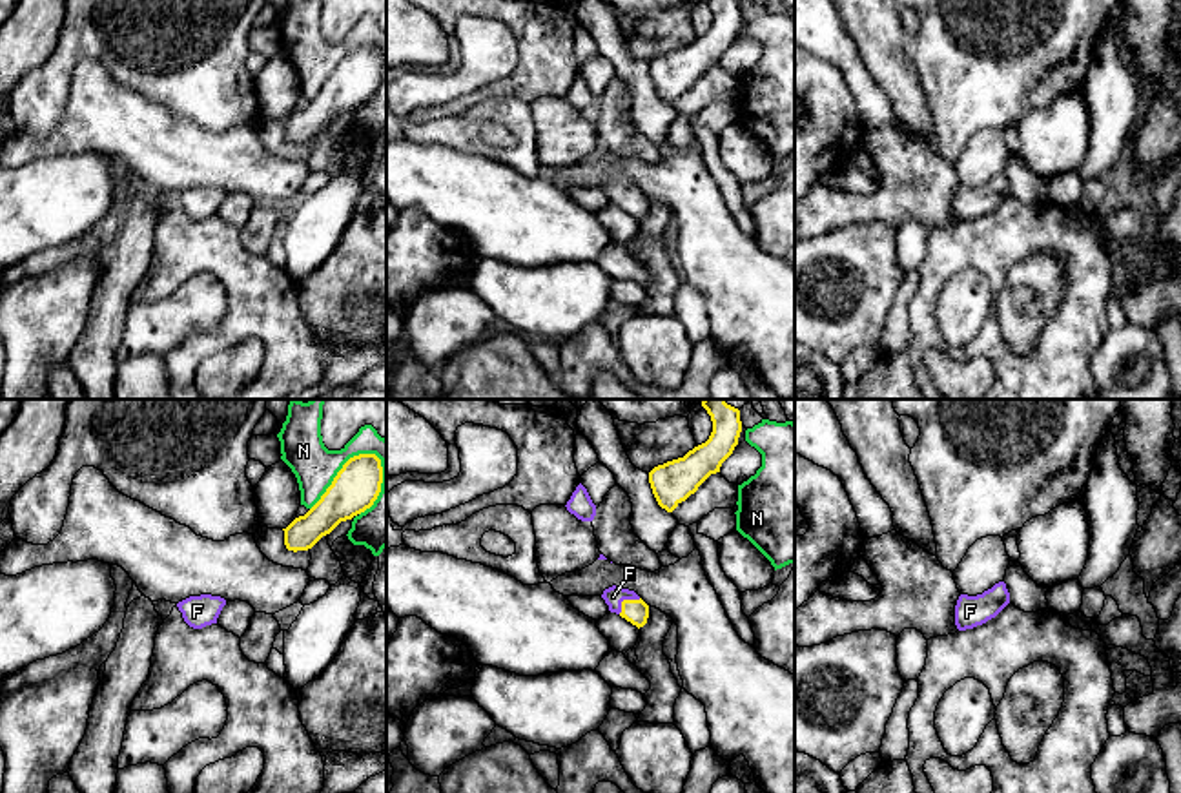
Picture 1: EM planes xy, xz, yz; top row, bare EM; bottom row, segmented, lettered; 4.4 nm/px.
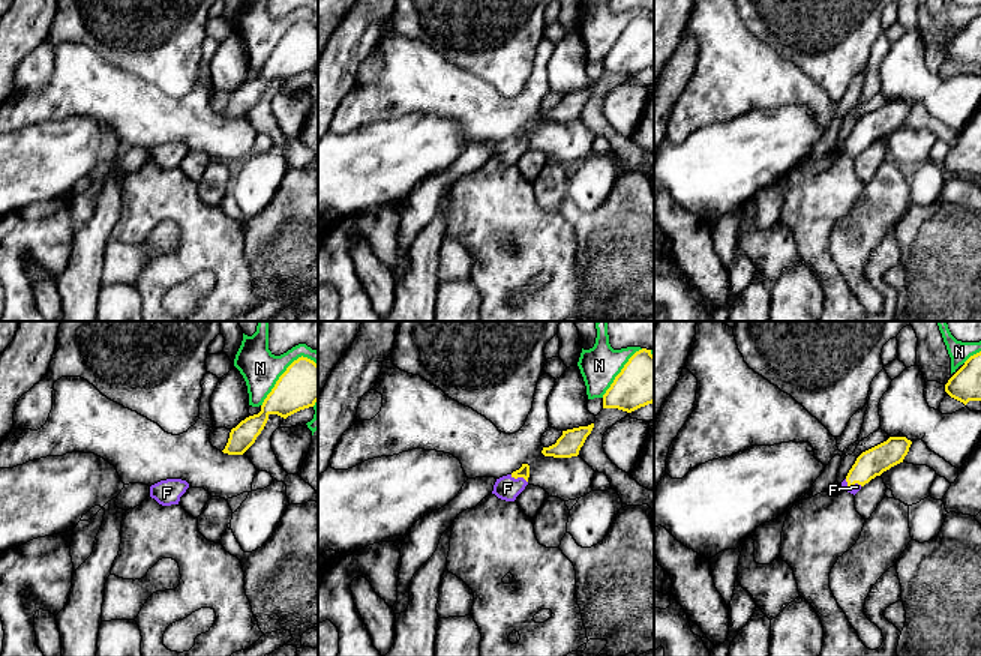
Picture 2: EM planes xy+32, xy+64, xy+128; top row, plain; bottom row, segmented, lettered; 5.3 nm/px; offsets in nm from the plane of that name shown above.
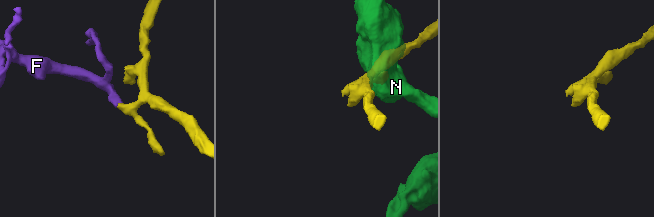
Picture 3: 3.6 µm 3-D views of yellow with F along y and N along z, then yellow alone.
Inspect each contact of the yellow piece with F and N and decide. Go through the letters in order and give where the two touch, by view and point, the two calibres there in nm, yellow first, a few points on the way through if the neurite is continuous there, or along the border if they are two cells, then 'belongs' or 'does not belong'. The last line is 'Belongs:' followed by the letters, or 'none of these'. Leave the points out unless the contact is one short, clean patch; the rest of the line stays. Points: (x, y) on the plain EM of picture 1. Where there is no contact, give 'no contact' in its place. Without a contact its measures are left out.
F: meets yellow in xz at (626, 192); 110 nm thick on the yellow side, 90 nm on the other; runs through xz (636, 203), (626, 192), (613, 188); belongs
N: meets yellow in xy at (341, 61); 200 nm thick on the yellow side, 190 nm on the other; does not belong
Belongs: F

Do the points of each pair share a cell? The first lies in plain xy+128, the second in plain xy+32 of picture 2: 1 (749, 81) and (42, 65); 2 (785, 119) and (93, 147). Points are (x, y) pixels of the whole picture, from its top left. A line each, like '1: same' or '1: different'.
1: different
2: same

